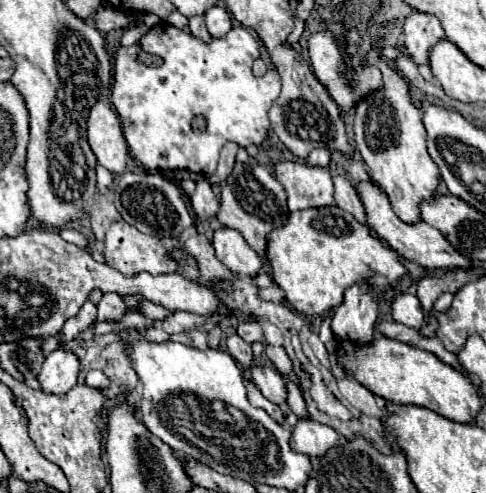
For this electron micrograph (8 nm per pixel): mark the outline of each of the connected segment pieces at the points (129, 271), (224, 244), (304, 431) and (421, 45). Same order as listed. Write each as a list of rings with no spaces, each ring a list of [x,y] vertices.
[[[116,221],[112,223],[110,231],[106,233],[106,263],[114,269],[118,269],[124,275],[136,275],[140,271],[148,271],[152,275],[160,275],[160,273],[174,273],[174,271],[182,271],[180,265],[168,257],[168,253],[172,249],[178,249],[180,241],[178,239],[160,239],[160,237],[150,237],[140,233],[136,227],[124,223],[124,221]]]
[[[228,227],[214,231],[212,245],[216,257],[238,277],[256,277],[262,269],[262,259],[256,251],[244,241],[244,237]]]
[[[298,421],[298,425],[292,429],[290,447],[296,453],[304,453],[308,457],[322,457],[328,449],[336,445],[340,445],[338,433],[318,421]]]
[[[412,11],[404,23],[404,47],[414,57],[414,63],[428,63],[428,51],[444,37],[444,29],[430,13]]]

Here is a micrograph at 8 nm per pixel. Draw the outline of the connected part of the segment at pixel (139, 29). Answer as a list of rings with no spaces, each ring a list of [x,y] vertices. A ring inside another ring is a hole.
[[[138,24],[132,28],[126,30],[121,38],[122,46],[131,46],[136,44],[143,35],[147,33],[149,28],[144,24]]]

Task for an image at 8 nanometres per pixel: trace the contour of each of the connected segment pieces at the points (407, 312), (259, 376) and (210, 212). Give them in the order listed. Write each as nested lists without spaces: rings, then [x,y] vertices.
[[[400,293],[394,297],[392,317],[394,317],[394,321],[398,321],[406,327],[412,327],[412,329],[422,329],[428,323],[418,297],[410,295],[410,293]]]
[[[252,367],[250,379],[260,387],[262,395],[266,399],[270,399],[272,403],[276,403],[276,405],[286,403],[286,397],[288,397],[286,385],[284,385],[282,375],[276,369],[272,369],[272,367]]]
[[[206,179],[198,181],[196,193],[190,197],[190,203],[192,203],[194,213],[196,213],[198,219],[202,219],[202,221],[212,221],[212,219],[216,217],[218,209],[220,209],[218,199],[216,199],[216,195],[214,195],[214,191],[212,191],[212,185],[210,185]]]

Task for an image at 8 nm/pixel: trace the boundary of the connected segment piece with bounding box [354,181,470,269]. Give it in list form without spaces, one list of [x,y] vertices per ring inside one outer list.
[[[360,181],[354,183],[354,189],[362,201],[364,213],[366,213],[366,221],[368,225],[382,237],[388,241],[390,247],[394,247],[396,251],[402,253],[404,259],[418,263],[422,267],[440,267],[440,269],[454,269],[454,267],[462,267],[466,269],[470,265],[470,261],[460,255],[456,249],[452,249],[452,245],[438,233],[438,229],[432,229],[428,223],[418,221],[418,223],[404,223],[394,211],[392,205],[386,197],[386,193],[374,183],[374,181]]]

